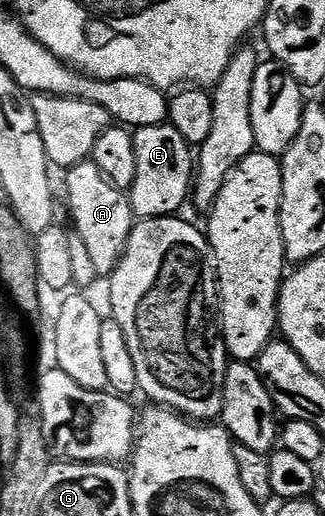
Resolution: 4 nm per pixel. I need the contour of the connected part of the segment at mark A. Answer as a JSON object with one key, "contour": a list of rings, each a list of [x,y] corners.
{"contour":[[[91,159],[68,169],[64,177],[65,197],[69,200],[69,213],[73,216],[74,227],[77,228],[76,236],[83,239],[98,278],[108,278],[110,273],[117,270],[117,264],[121,261],[125,244],[135,224],[129,198],[105,178],[103,171],[99,171],[99,167]]]}

